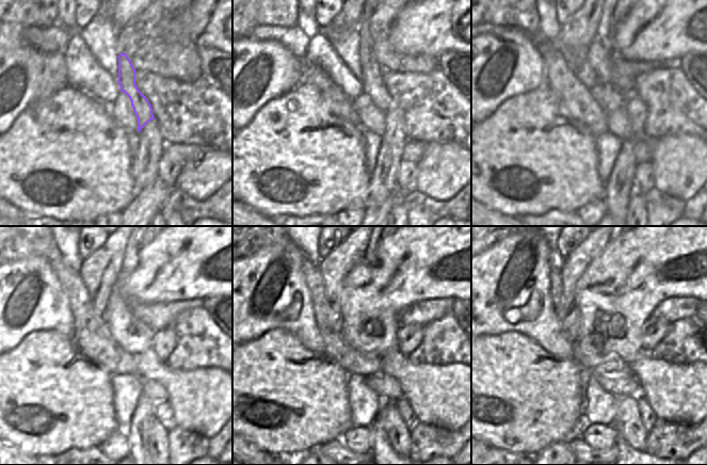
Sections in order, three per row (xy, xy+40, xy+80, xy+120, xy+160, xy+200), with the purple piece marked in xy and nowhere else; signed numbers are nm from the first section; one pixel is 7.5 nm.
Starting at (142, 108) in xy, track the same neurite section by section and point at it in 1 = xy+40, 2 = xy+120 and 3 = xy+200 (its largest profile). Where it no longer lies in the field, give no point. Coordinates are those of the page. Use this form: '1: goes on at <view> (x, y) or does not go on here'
1: goes on at xy+40 (372, 84)
2: goes on at xy+120 (157, 316)
3: goes on at xy+200 (675, 308)

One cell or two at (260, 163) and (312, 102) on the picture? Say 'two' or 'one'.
one

